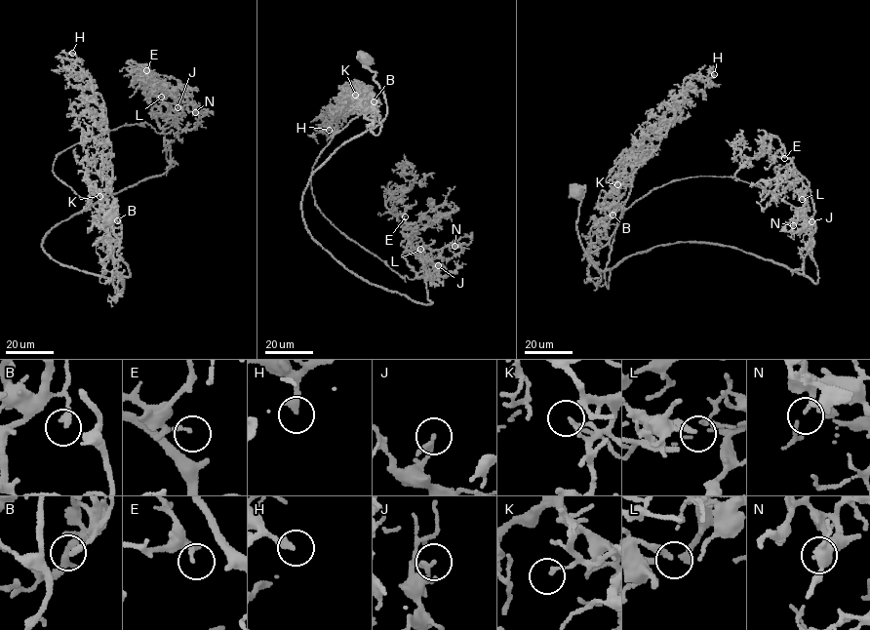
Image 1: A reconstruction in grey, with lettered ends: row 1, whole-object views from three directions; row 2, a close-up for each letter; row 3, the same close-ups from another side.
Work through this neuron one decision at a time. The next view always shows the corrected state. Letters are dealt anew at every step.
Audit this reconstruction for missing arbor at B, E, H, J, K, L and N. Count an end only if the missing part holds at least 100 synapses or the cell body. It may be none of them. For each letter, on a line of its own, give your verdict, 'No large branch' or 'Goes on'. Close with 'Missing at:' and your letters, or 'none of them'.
B: No large branch
E: Goes on
H: Goes on
J: No large branch
K: No large branch
L: Goes on
N: No large branch
Missing at: E, H, L

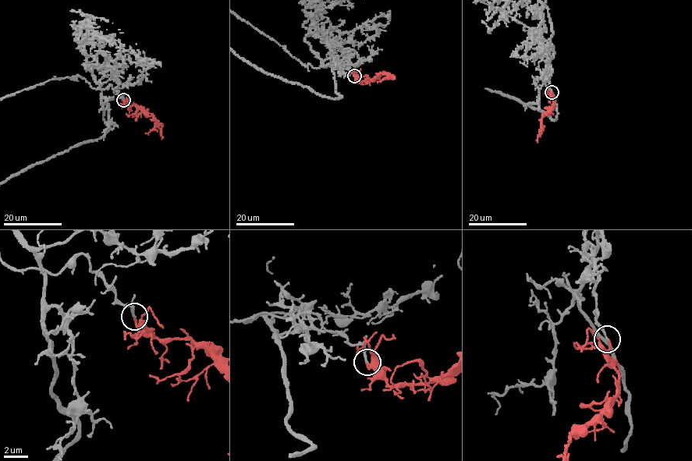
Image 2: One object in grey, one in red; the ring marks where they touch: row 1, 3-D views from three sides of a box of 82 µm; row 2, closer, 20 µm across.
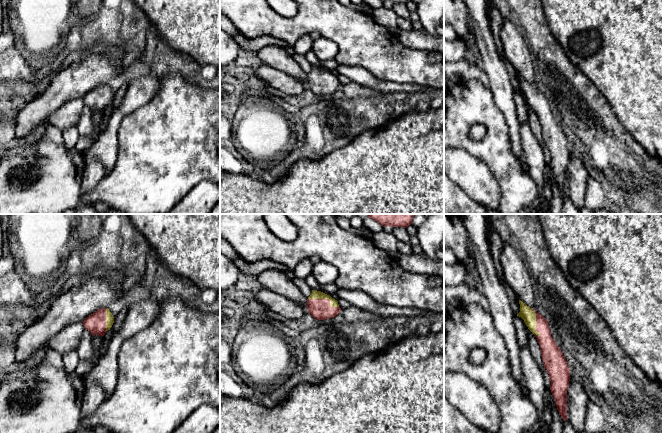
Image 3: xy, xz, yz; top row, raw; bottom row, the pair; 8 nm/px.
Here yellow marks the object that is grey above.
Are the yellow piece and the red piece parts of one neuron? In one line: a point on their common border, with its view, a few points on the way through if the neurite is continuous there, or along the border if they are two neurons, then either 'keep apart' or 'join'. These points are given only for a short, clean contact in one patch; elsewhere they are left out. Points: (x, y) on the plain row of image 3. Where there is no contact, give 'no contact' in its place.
meets yellow in xz at (325, 74); runs through xz (315, 70), (319, 74), (325, 74), (320, 79), (320, 85); join

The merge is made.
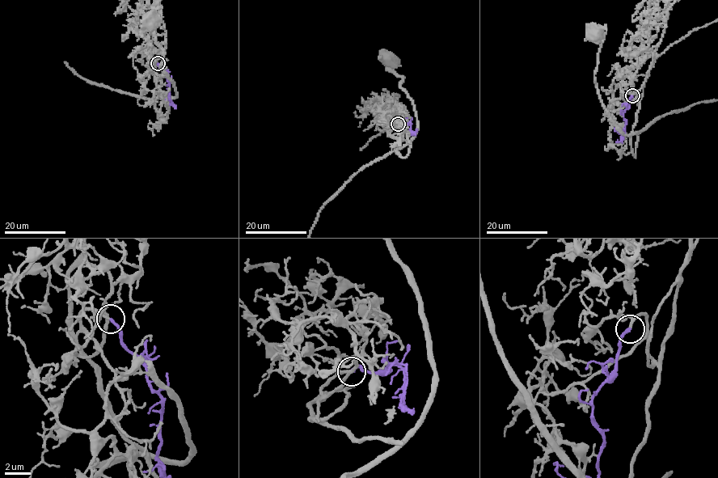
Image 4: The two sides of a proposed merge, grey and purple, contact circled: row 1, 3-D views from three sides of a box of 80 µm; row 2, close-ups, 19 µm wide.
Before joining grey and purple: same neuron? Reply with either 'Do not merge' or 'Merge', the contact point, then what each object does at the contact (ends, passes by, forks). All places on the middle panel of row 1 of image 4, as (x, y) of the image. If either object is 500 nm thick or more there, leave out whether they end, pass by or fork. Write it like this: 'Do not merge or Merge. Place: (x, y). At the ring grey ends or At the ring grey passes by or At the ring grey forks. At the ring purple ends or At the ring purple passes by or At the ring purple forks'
Merge. Place: (398, 124). At the ring grey passes by. At the ring purple ends

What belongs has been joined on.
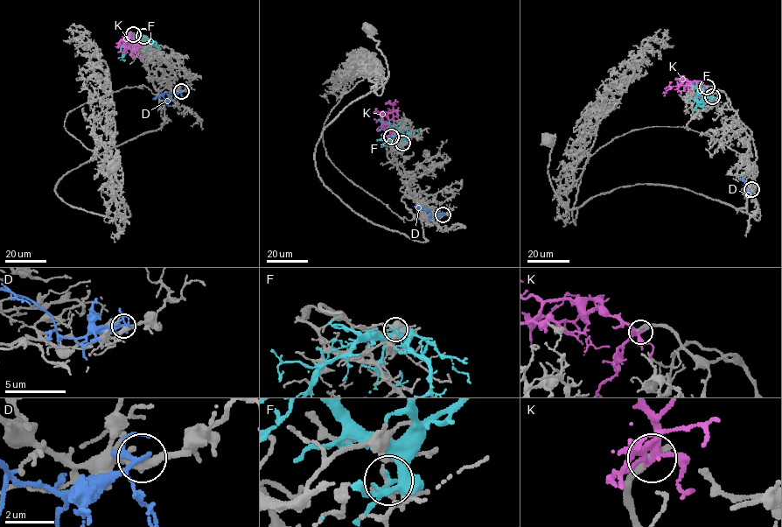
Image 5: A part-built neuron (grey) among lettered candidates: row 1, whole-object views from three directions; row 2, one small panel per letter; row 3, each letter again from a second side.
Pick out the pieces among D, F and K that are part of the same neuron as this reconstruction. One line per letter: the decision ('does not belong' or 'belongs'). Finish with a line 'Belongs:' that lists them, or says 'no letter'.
D: does not belong
F: does not belong
K: belongs
Belongs: K

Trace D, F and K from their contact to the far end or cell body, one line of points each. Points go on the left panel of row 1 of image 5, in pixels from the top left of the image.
D: (181, 91), (165, 92), (153, 99)
F: (143, 36), (130, 43), (123, 56), (117, 59)
K: (133, 34), (129, 33), (135, 40), (135, 52), (140, 59)

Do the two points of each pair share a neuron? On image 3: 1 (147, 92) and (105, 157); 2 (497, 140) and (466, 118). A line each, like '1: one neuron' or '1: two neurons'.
1: one neuron
2: one neuron

